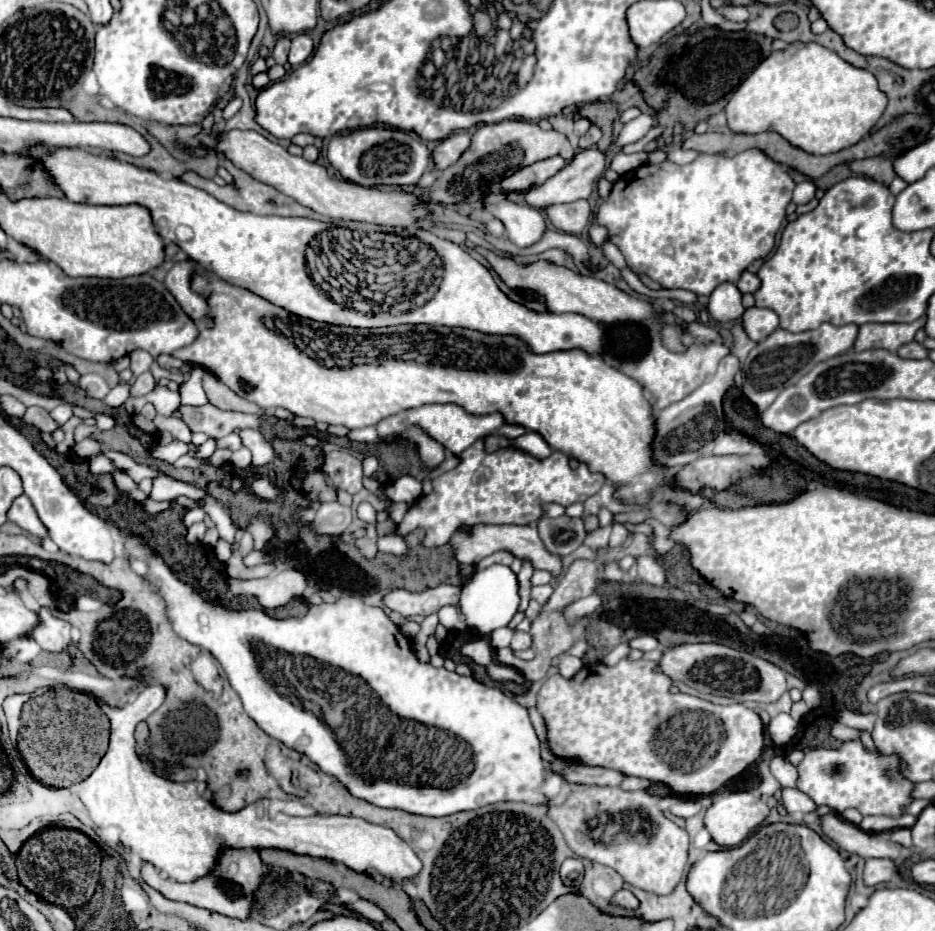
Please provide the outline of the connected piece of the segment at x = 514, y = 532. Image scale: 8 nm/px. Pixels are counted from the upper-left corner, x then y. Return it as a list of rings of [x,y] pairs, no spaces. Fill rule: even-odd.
[[[528,524],[528,526],[472,526],[472,532],[456,532],[450,540],[458,562],[462,564],[478,564],[482,558],[498,552],[498,550],[506,550],[510,554],[514,554],[520,560],[528,560],[532,562],[534,570],[548,570],[552,576],[560,576],[562,574],[562,556],[552,554],[546,550],[546,546],[542,544],[536,526]]]

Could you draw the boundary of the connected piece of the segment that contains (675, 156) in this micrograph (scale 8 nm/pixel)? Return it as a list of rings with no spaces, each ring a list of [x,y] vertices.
[[[676,138],[674,146],[672,146],[670,154],[668,154],[668,160],[670,160],[670,162],[676,162],[676,164],[690,164],[690,162],[694,162],[694,160],[698,158],[698,152],[694,152],[694,150],[682,150],[680,146],[682,146],[682,140]]]

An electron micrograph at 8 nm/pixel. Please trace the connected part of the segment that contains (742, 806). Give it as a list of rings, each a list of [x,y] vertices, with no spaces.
[[[724,792],[724,794],[714,794],[714,804],[706,810],[704,816],[704,826],[716,844],[720,844],[722,848],[734,848],[746,842],[764,824],[766,816],[768,816],[768,806],[762,798],[750,792]]]

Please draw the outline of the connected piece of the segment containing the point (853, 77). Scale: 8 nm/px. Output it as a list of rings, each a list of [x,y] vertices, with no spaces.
[[[796,42],[788,50],[774,50],[760,66],[742,82],[726,106],[728,128],[736,134],[760,134],[760,132],[778,132],[790,146],[802,148],[808,154],[832,154],[848,146],[858,144],[864,136],[870,134],[878,118],[886,108],[886,94],[880,92],[874,74],[862,68],[854,68],[844,62],[836,52],[810,42]]]

